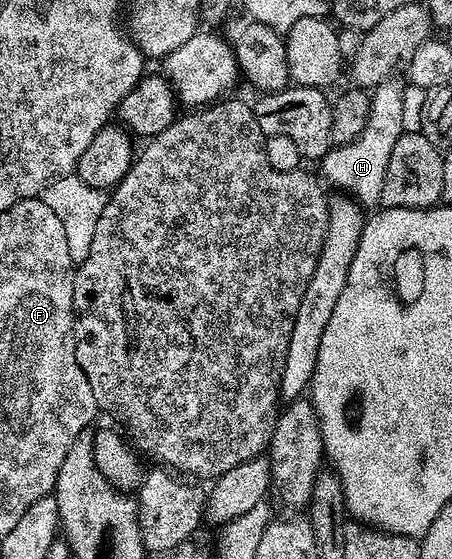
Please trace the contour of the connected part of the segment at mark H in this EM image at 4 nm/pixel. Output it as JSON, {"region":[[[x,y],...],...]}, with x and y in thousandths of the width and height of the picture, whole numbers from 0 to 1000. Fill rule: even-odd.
{"region":[[[858,143],[819,163],[821,199],[799,243],[761,261],[735,259],[721,279],[710,284],[712,317],[743,333],[743,342],[774,351],[805,372],[830,372],[841,367],[843,336],[850,335],[852,304],[861,295],[869,258],[892,240],[889,209],[896,179],[892,177],[894,148],[883,143]]]}

